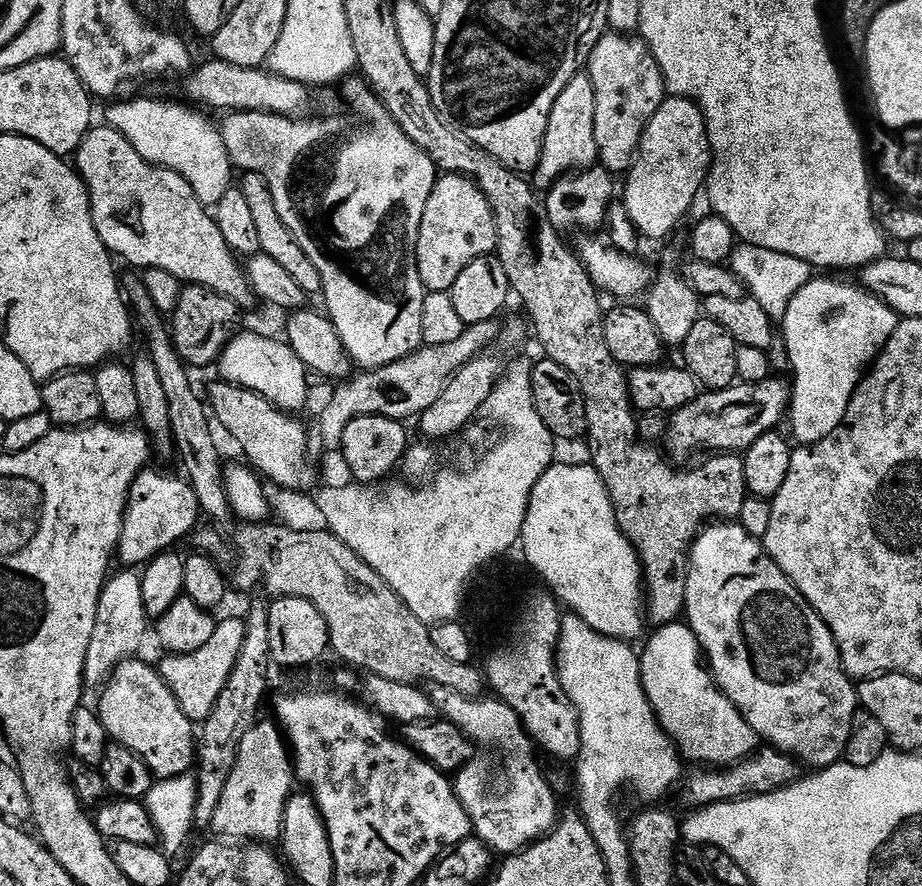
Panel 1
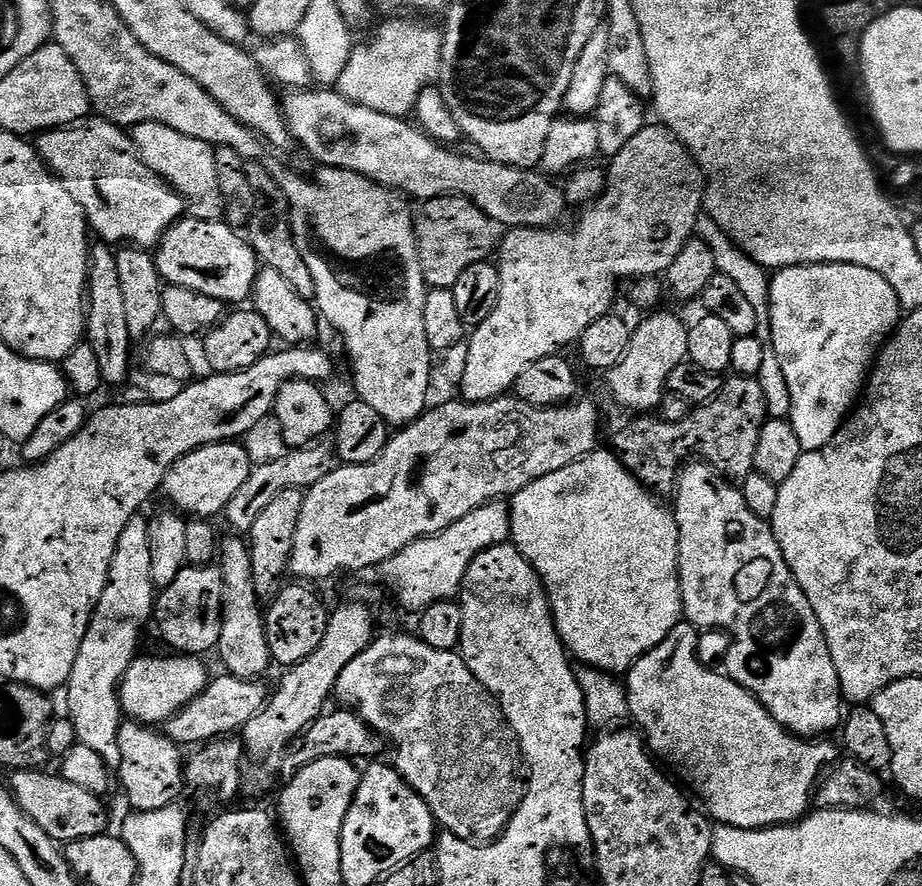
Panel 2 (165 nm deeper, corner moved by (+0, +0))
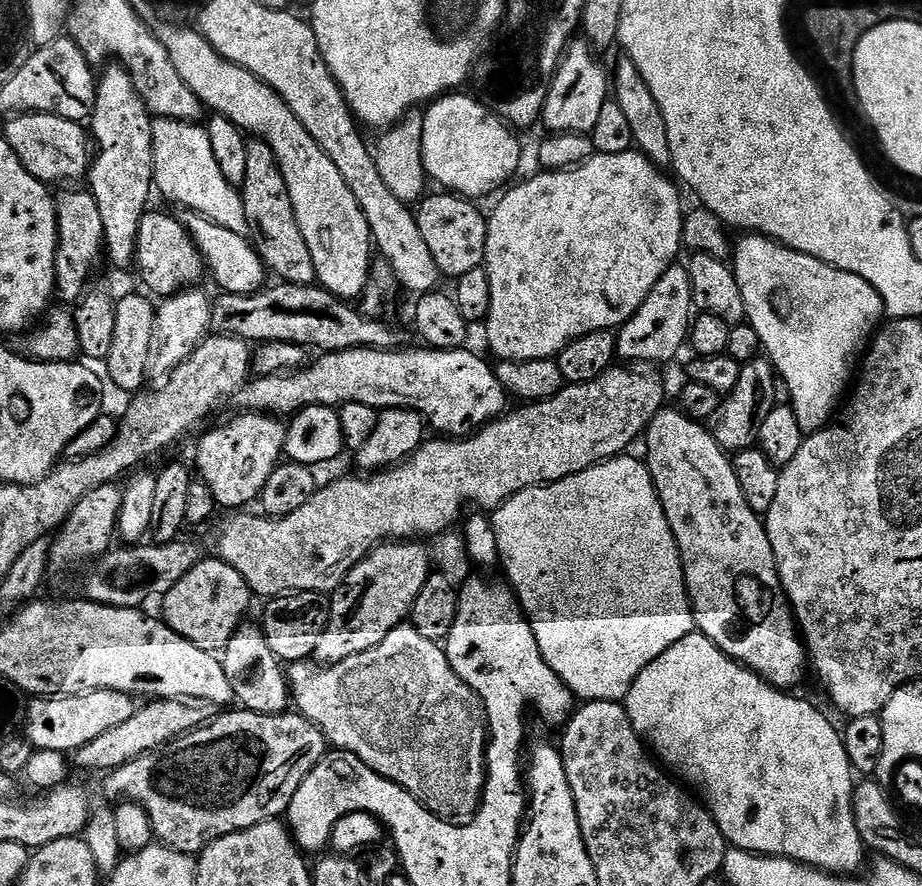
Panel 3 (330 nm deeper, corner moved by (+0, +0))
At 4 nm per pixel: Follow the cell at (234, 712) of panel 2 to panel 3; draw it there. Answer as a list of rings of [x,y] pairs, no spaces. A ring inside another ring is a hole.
[[[154,700],[137,707],[134,715],[122,726],[114,726],[114,730],[106,730],[106,734],[94,738],[94,742],[86,742],[74,754],[74,764],[85,768],[88,772],[107,774],[123,764],[134,762],[134,758],[142,758],[142,754],[157,752],[162,746],[174,742],[180,736],[201,728],[217,715],[217,705],[207,704],[204,700]]]

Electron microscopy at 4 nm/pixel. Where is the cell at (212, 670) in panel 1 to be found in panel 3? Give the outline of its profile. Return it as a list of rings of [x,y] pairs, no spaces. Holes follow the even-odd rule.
[[[98,690],[88,692],[85,696],[54,696],[36,698],[26,708],[26,739],[33,749],[58,750],[65,754],[75,754],[86,742],[94,742],[94,738],[106,734],[106,730],[114,730],[114,726],[122,726],[135,714],[138,704],[127,692],[111,692]]]

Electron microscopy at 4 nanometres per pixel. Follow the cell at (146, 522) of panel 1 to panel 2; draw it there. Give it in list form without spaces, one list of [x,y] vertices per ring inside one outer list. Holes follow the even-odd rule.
[[[243,443],[207,444],[174,462],[166,474],[162,492],[163,495],[168,495],[168,500],[172,503],[169,505],[185,517],[211,521],[216,518],[212,516],[219,517],[230,498],[238,494],[238,489],[246,482],[246,478],[250,478],[253,467],[252,456]]]

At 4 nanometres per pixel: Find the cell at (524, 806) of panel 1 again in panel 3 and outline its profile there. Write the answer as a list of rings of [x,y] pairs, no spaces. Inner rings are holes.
[[[401,626],[390,630],[390,634],[386,634],[386,638],[382,638],[382,642],[378,642],[378,646],[374,646],[362,654],[354,654],[354,658],[346,658],[342,662],[327,666],[313,666],[308,662],[296,662],[287,669],[286,675],[295,711],[299,712],[301,716],[305,716],[310,722],[314,722],[314,726],[318,726],[318,730],[322,730],[322,734],[333,749],[354,754],[362,762],[366,762],[366,766],[370,766],[370,770],[374,770],[382,778],[406,789],[423,808],[430,810],[440,820],[467,822],[475,816],[476,811],[480,809],[480,800],[484,796],[484,784],[488,781],[488,741],[490,739],[488,715],[484,709],[482,698],[478,698],[478,694],[474,694],[474,690],[470,690],[470,686],[466,686],[466,682],[462,682],[462,678],[458,678],[458,674],[454,674],[448,661],[447,651],[437,641],[422,638],[422,634],[418,634],[418,630],[414,630],[411,626]]]

